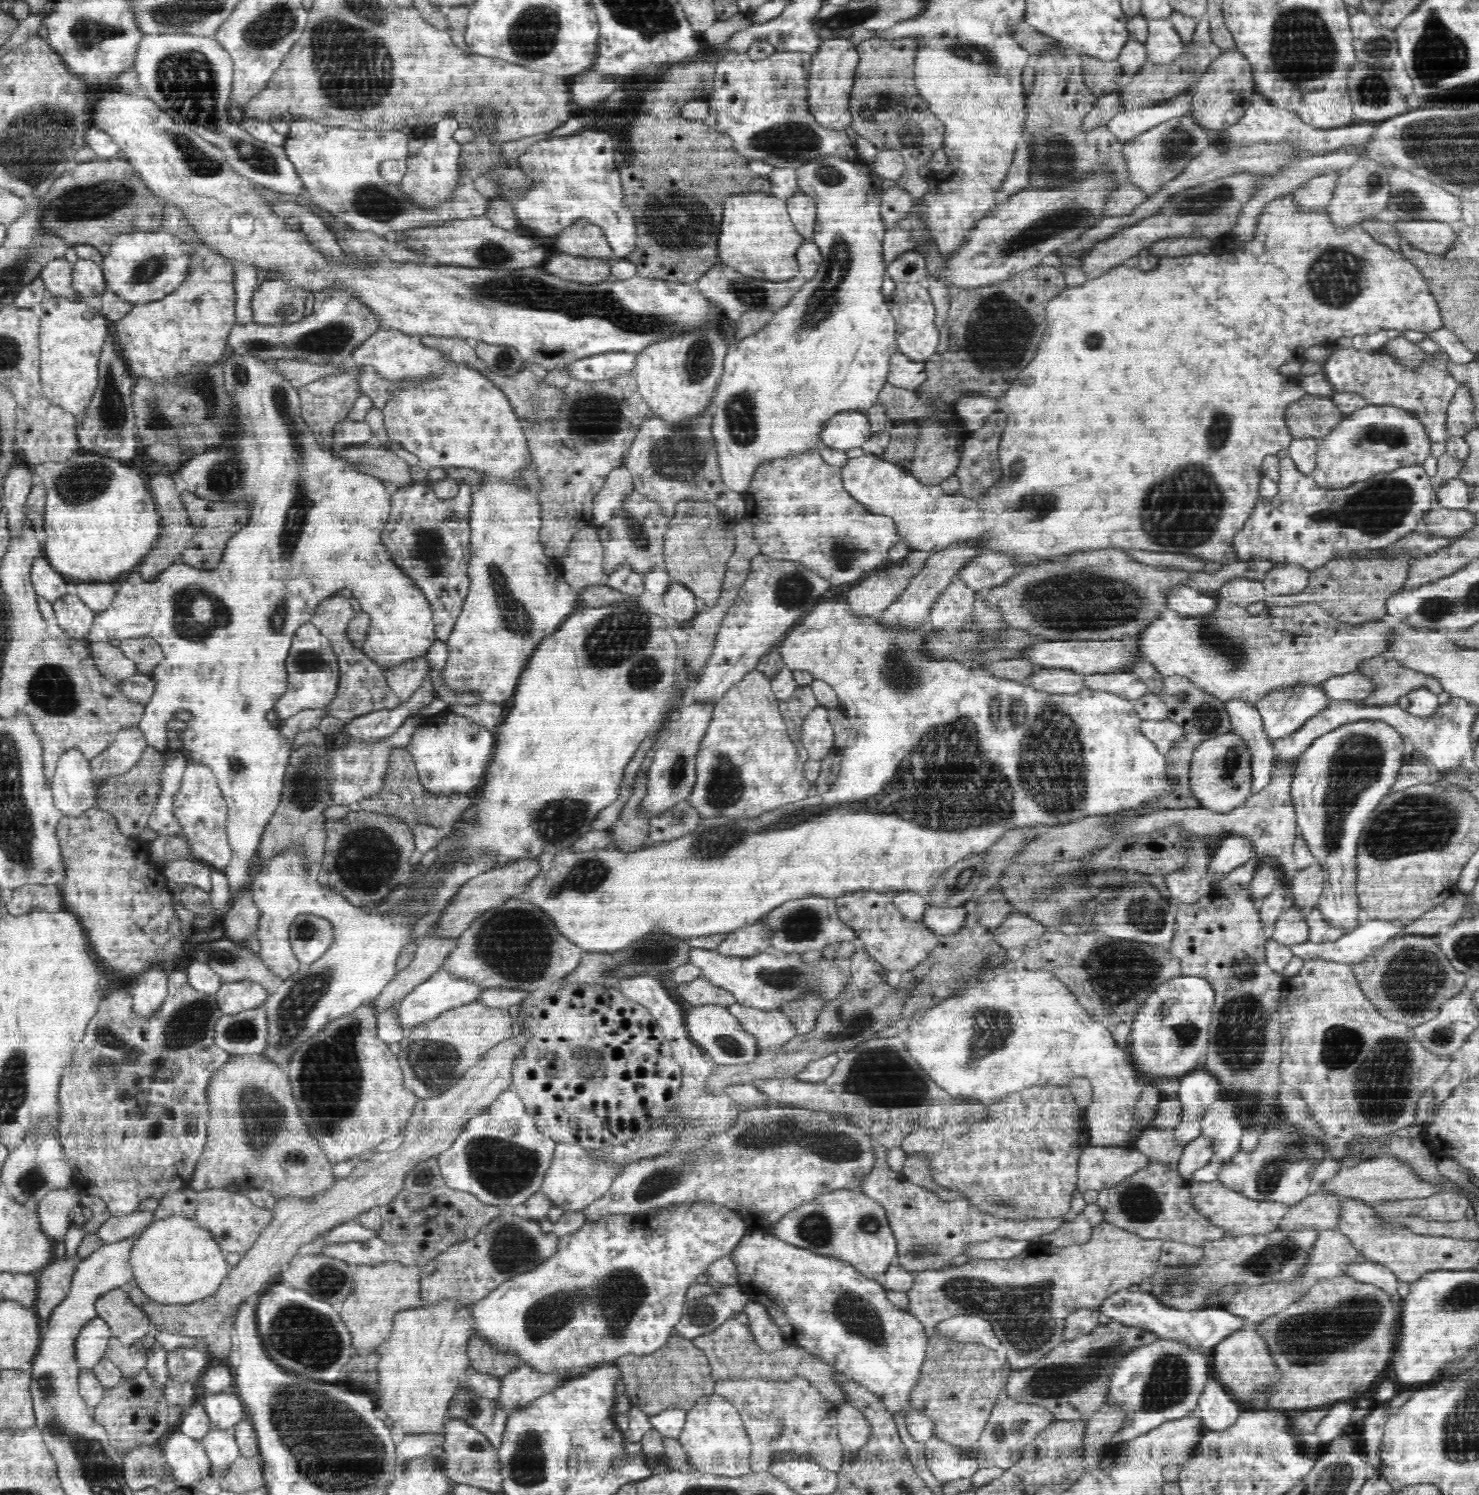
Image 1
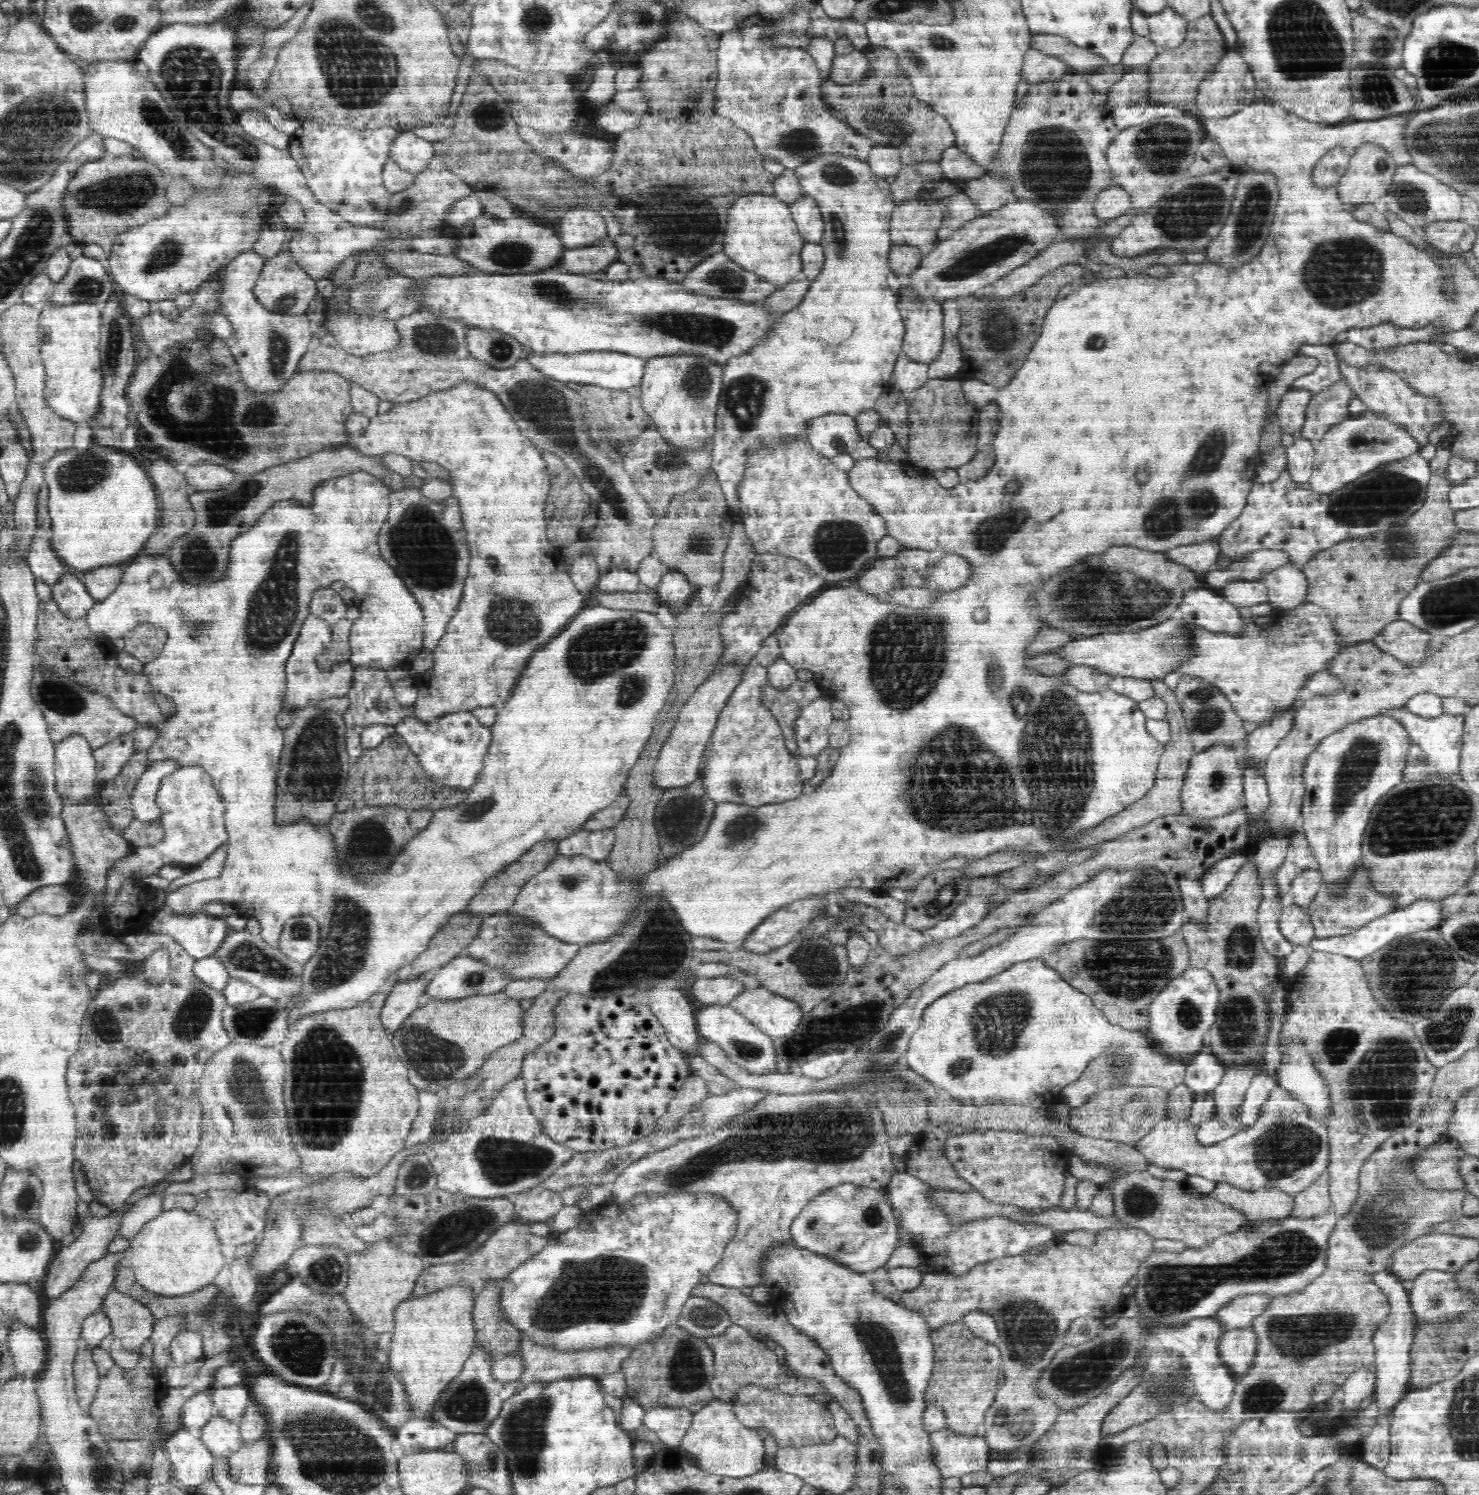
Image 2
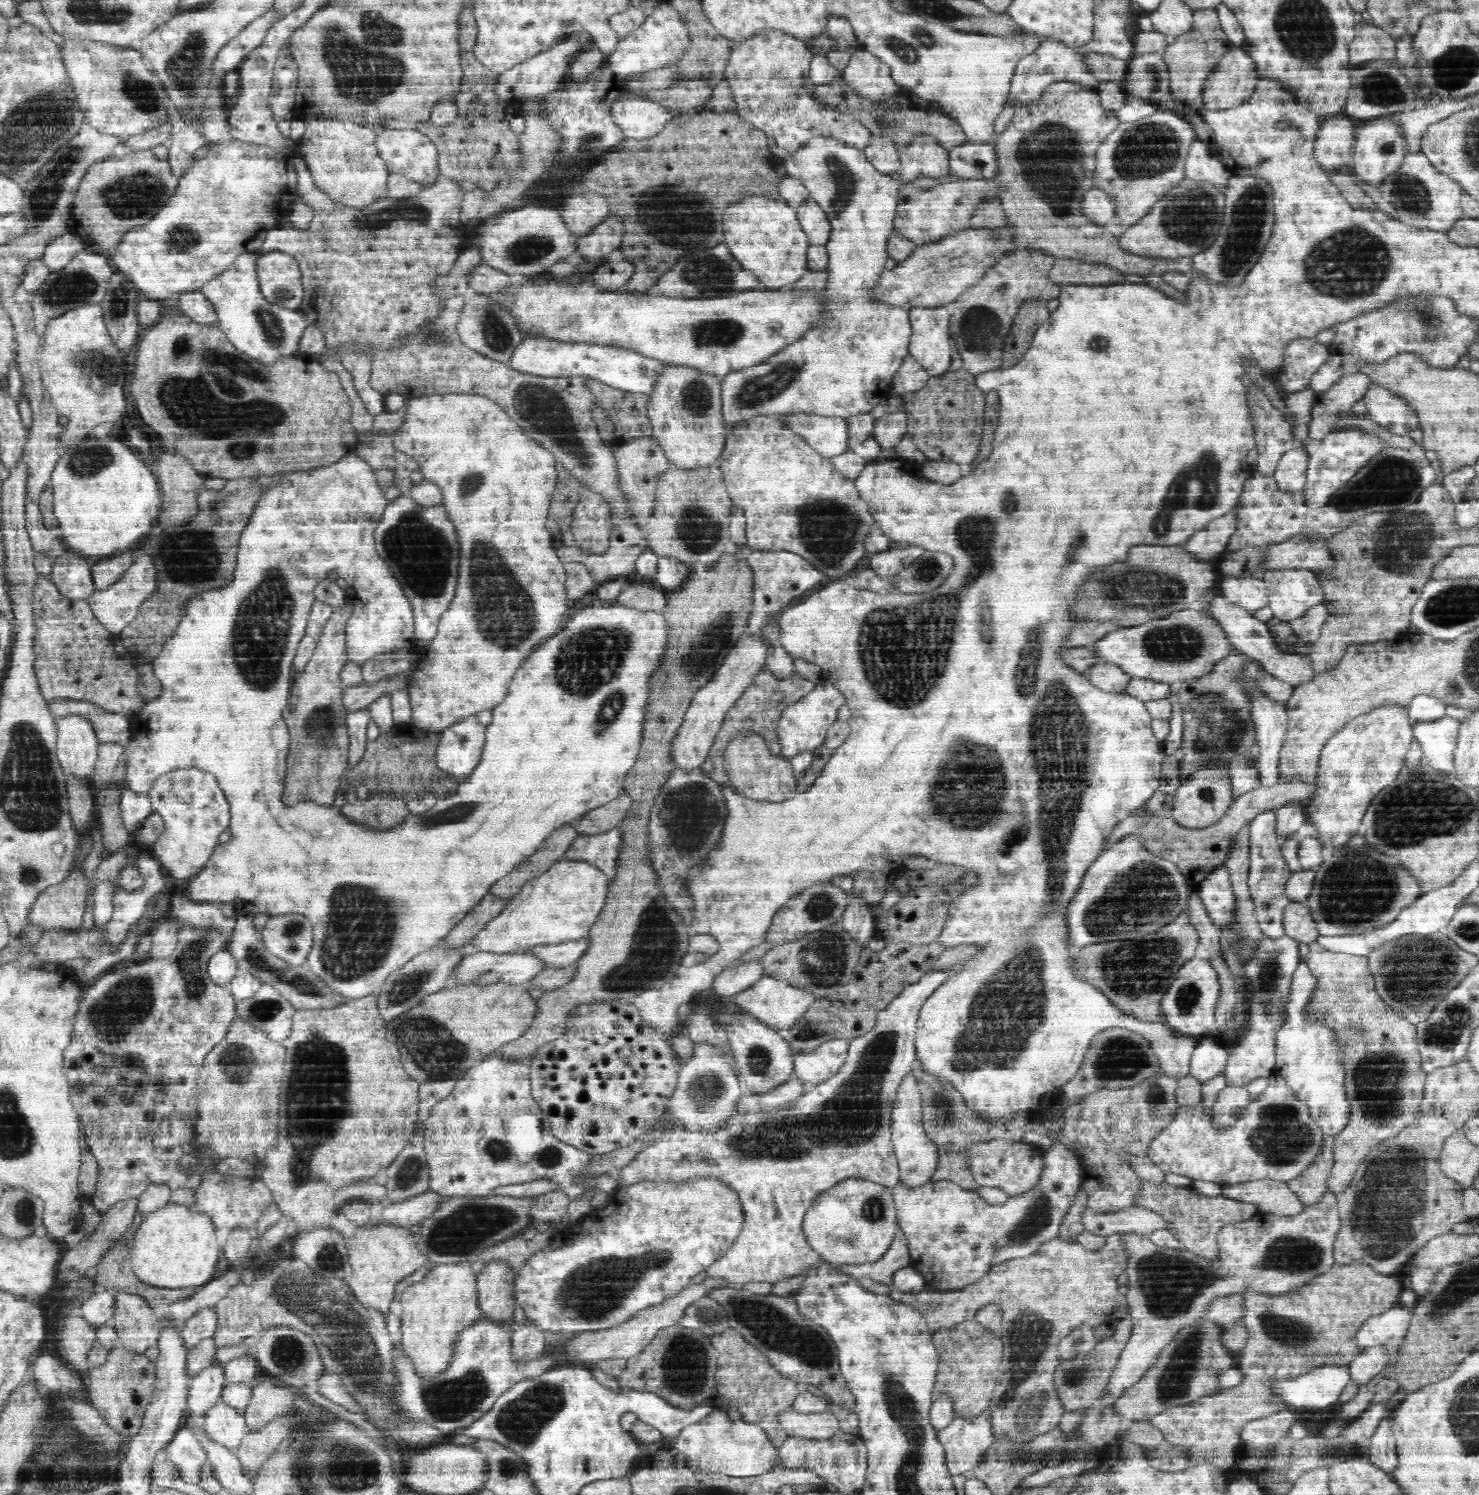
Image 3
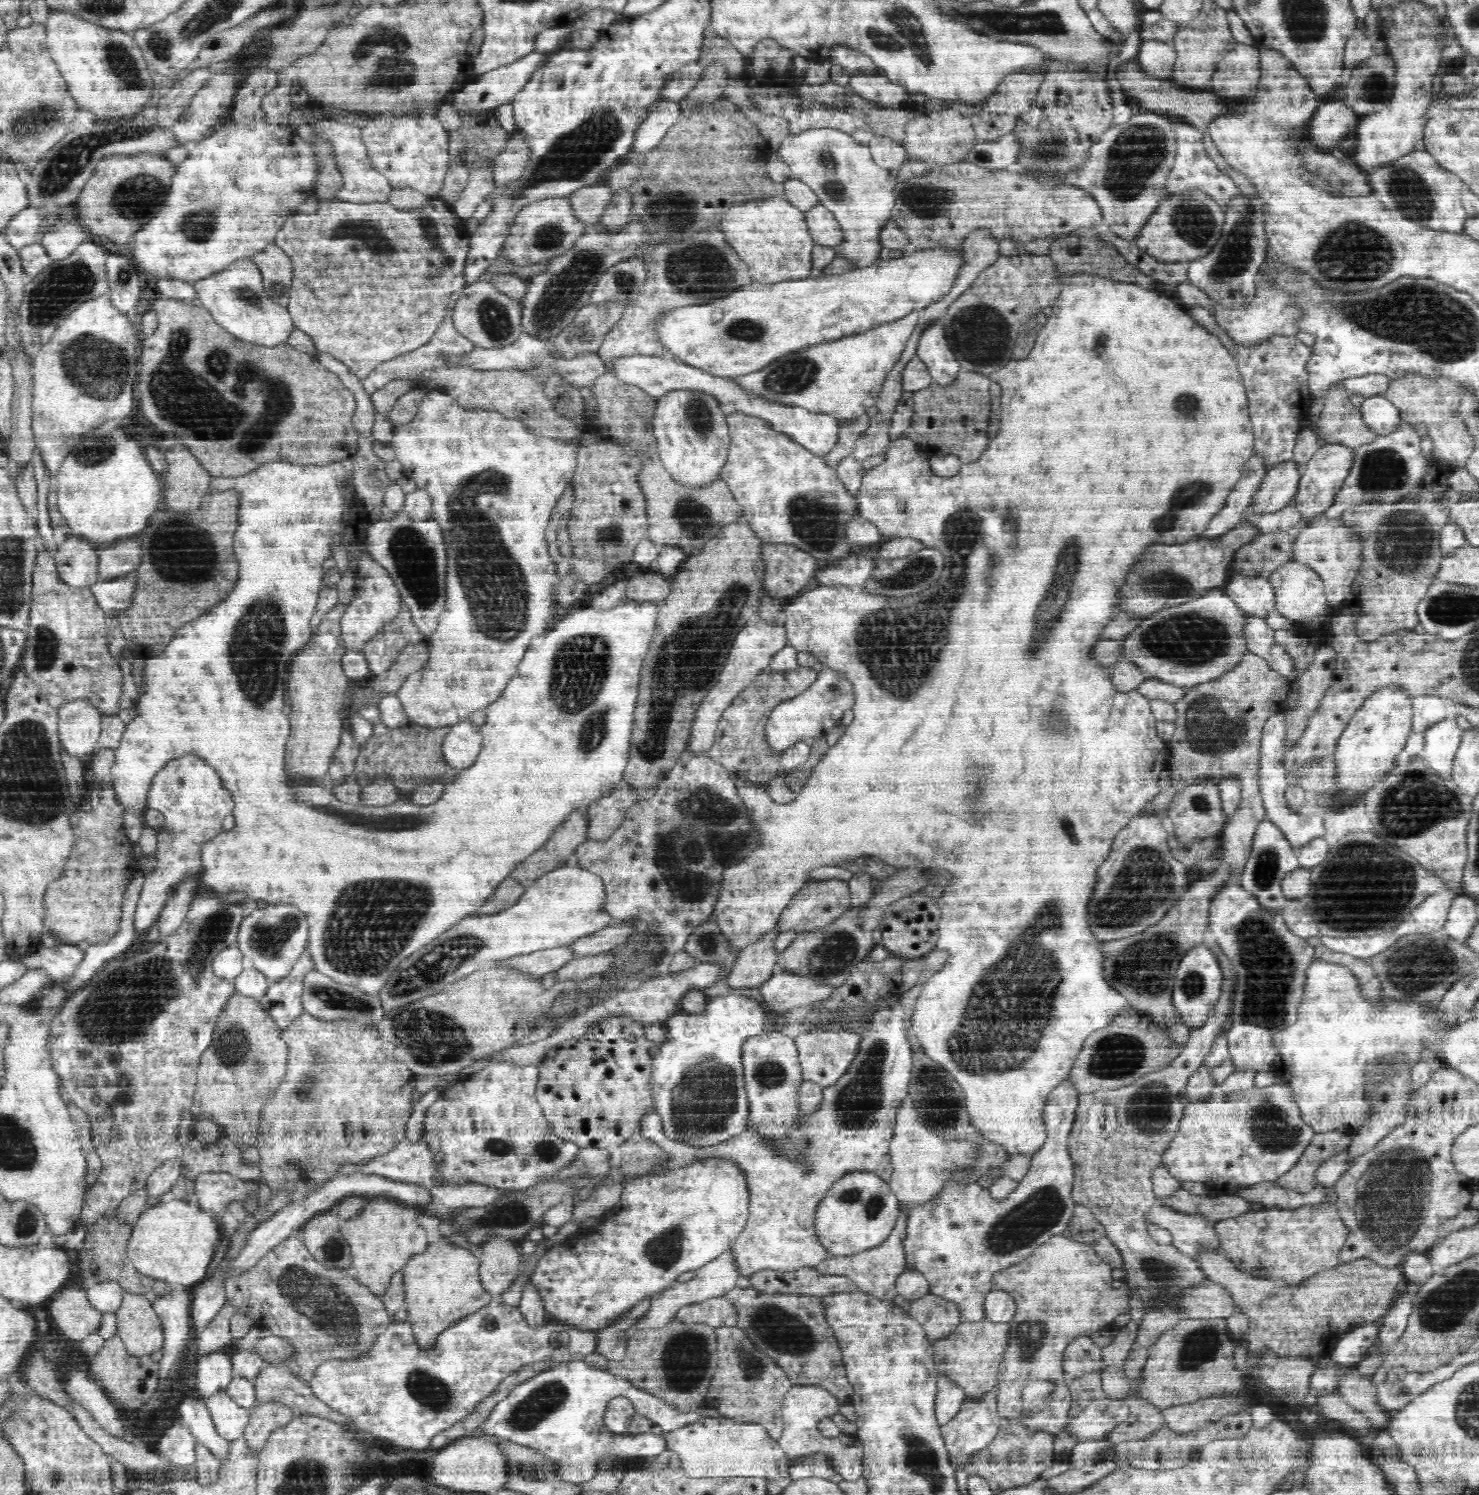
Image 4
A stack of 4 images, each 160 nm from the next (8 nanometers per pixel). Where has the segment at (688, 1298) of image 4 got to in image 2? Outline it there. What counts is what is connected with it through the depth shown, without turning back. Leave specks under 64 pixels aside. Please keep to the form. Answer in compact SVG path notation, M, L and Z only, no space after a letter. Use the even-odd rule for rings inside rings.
M525 1332L520 1334L520 1346L526 1361L526 1370L521 1376L523 1385L532 1382L555 1382L564 1377L592 1376L598 1377L606 1372L617 1372L621 1363L626 1360L634 1350L634 1344L606 1344L594 1348L578 1348L578 1350L560 1350L557 1346L538 1344Z

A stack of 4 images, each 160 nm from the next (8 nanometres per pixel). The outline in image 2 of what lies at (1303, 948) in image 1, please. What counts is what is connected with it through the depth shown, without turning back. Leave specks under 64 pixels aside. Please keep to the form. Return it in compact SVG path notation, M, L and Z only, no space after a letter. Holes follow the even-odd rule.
M1419 899L1408 906L1398 907L1396 910L1385 914L1380 918L1371 920L1366 926L1361 926L1344 936L1330 936L1328 938L1315 938L1308 947L1314 950L1322 950L1334 954L1343 954L1350 958L1360 959L1360 956L1368 956L1376 952L1378 948L1386 946L1388 942L1412 934L1418 931L1432 930L1439 928L1446 918L1444 914L1444 900L1439 899Z

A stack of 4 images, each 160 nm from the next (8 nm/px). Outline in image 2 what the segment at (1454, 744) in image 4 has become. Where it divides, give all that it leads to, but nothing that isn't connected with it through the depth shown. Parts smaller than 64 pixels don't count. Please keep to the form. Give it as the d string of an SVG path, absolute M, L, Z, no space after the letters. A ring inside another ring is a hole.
M1390 709L1390 716L1395 716L1409 732L1414 743L1419 744L1426 755L1427 764L1433 771L1443 775L1453 775L1458 772L1460 746L1462 746L1463 715L1449 715L1444 713L1437 717L1421 717L1406 709Z

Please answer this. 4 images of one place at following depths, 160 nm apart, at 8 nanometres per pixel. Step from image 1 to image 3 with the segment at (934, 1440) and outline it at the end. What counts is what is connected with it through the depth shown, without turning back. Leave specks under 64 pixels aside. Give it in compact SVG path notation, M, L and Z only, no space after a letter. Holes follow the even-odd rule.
M984 1408L978 1416L956 1416L946 1428L938 1430L937 1435L945 1448L949 1471L953 1475L963 1474L980 1464L984 1452L994 1444L992 1413Z

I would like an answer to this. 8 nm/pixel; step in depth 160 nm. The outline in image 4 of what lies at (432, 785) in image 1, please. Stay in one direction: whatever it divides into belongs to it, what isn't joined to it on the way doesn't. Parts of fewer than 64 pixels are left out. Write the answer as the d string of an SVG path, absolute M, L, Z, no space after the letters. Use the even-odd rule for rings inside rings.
M468 717L451 725L450 732L443 742L442 751L447 763L460 770L472 766L482 748L482 735L479 726Z

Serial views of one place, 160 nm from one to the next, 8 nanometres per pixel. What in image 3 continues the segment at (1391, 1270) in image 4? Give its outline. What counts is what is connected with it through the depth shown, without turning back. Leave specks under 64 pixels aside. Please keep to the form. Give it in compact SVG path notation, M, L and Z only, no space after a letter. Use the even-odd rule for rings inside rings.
M1146 1181L1143 1182L1142 1196L1138 1204L1164 1215L1171 1224L1173 1234L1184 1244L1183 1247L1212 1263L1217 1263L1219 1259L1217 1234L1220 1226L1242 1221L1260 1212L1255 1204L1240 1202L1223 1195L1210 1197L1200 1194L1192 1187L1175 1187L1168 1183L1154 1185ZM1362 1260L1350 1264L1334 1265L1328 1272L1312 1277L1306 1284L1287 1293L1266 1294L1255 1288L1242 1288L1242 1319L1248 1331L1246 1344L1239 1351L1238 1368L1245 1374L1246 1382L1203 1396L1190 1404L1175 1406L1151 1416L1151 1423L1163 1432L1163 1438L1172 1444L1183 1444L1189 1448L1191 1464L1200 1460L1214 1460L1224 1468L1237 1461L1240 1456L1241 1436L1250 1420L1265 1417L1289 1408L1266 1387L1267 1381L1275 1377L1296 1377L1322 1364L1350 1364L1355 1358L1354 1332L1373 1316L1382 1314L1399 1303L1399 1294L1404 1285L1397 1277L1382 1274Z

